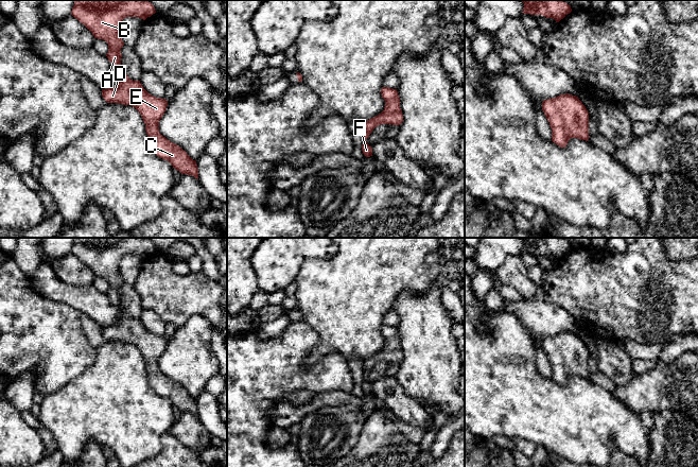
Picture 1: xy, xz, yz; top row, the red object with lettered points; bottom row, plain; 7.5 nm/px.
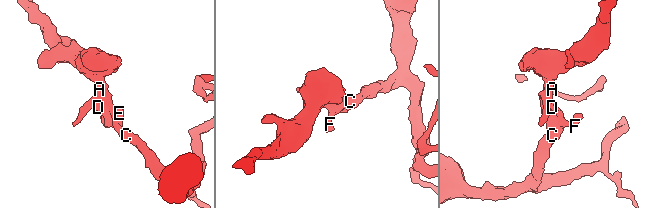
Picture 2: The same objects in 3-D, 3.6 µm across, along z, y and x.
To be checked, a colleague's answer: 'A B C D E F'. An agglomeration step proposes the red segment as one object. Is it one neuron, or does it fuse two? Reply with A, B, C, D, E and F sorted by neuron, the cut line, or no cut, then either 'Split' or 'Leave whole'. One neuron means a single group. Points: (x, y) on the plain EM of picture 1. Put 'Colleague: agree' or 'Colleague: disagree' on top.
Colleague: agree
Groups: A B C D E F. No split. Leave whole

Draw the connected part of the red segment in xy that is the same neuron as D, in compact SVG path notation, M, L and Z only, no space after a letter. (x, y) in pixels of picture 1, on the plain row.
M74 238L74 243L71 248L71 253L83 261L92 271L94 276L103 277L108 281L109 287L106 294L111 302L119 308L119 321L115 325L102 327L104 338L107 341L119 341L135 345L143 357L147 379L154 391L158 395L168 398L173 405L181 412L192 413L198 417L196 399L180 384L171 380L159 370L159 358L167 347L168 339L150 332L143 326L140 318L130 317L121 305L121 286L124 283L120 273L120 262L122 258L126 255L138 255L145 258L155 250L154 243L146 238Z

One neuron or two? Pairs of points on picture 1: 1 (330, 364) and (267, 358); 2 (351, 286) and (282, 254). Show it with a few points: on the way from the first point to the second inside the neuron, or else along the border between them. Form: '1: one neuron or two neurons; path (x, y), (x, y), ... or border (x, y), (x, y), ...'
1: one neuron; path (317, 378), (297, 378), (283, 372)
2: two neurons; border (327, 258), (308, 258), (294, 279)

